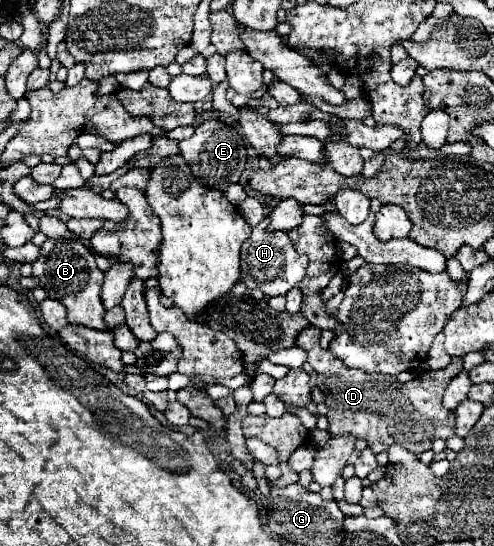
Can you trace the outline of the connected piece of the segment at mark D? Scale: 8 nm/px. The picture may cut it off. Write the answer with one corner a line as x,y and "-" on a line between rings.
308,326
300,336
298,336
298,346
302,346
308,354
308,364
316,370
316,386
326,392
326,404
330,406
328,412
328,432
332,436
354,436
358,440
366,440
368,446
378,454
388,450
392,444
400,444
404,446
408,452
420,456
422,452
432,448
432,442
436,438
448,438
454,434
454,414
446,412
446,408
442,406
442,392
446,388
446,384
458,374
462,372
462,358
452,358
452,362
438,370
438,372
424,372
420,376
416,376
410,382
398,382
394,376
366,376
366,372
358,372
354,368
346,368
340,360
334,360
330,356
328,350
320,348
320,328

